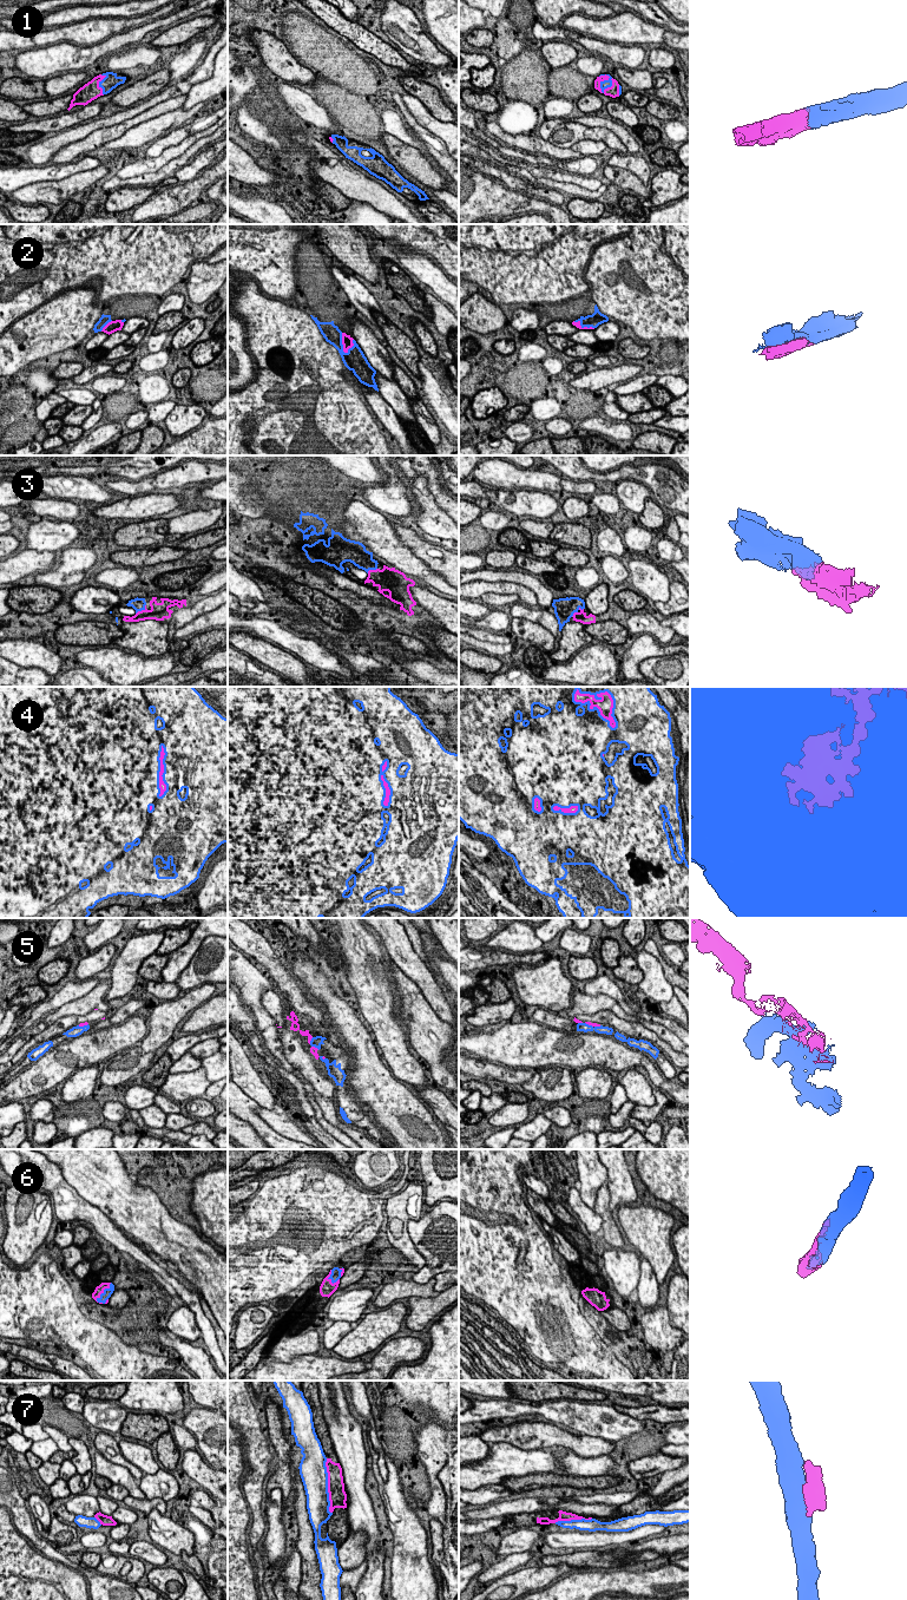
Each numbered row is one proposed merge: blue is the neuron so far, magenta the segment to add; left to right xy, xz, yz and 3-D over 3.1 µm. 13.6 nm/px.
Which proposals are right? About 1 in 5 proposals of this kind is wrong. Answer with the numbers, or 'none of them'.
1, 2, 3, 4, 6

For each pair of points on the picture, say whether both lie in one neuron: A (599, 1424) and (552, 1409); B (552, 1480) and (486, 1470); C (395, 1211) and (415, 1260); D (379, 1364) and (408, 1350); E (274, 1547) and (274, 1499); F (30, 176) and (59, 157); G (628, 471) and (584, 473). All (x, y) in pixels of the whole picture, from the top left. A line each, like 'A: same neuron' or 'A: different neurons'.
A: same neuron
B: different neurons
C: same neuron
D: same neuron
E: same neuron
F: different neurons
G: same neuron

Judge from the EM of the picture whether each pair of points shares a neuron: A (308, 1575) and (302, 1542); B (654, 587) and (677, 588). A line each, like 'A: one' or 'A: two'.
A: one
B: two

